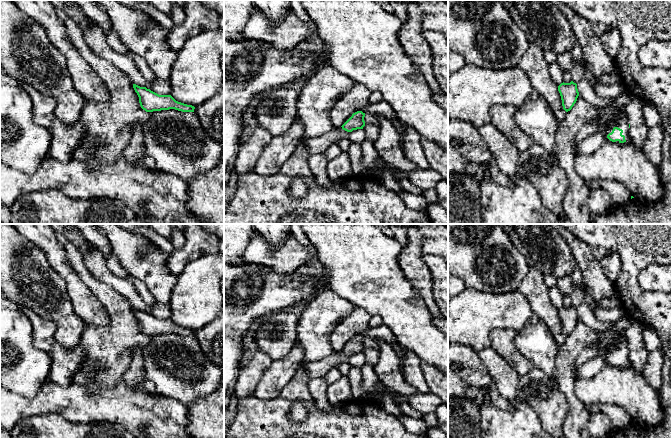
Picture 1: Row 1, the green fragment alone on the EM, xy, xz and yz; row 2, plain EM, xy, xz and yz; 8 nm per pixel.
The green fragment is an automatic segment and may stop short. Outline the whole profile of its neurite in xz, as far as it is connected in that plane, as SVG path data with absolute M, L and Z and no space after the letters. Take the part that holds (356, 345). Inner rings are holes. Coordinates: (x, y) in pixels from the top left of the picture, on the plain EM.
M357 335L341 350L343 354L352 356L353 354L363 353L365 350L364 345L365 337Z

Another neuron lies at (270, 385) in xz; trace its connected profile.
M296 345L283 359L273 361L265 369L253 394L261 400L276 398L294 377L303 359L304 349Z

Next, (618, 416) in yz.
M592 404L588 405L587 409L591 415L597 412L605 413L614 430L625 428L631 422L631 417L628 412L618 405Z

